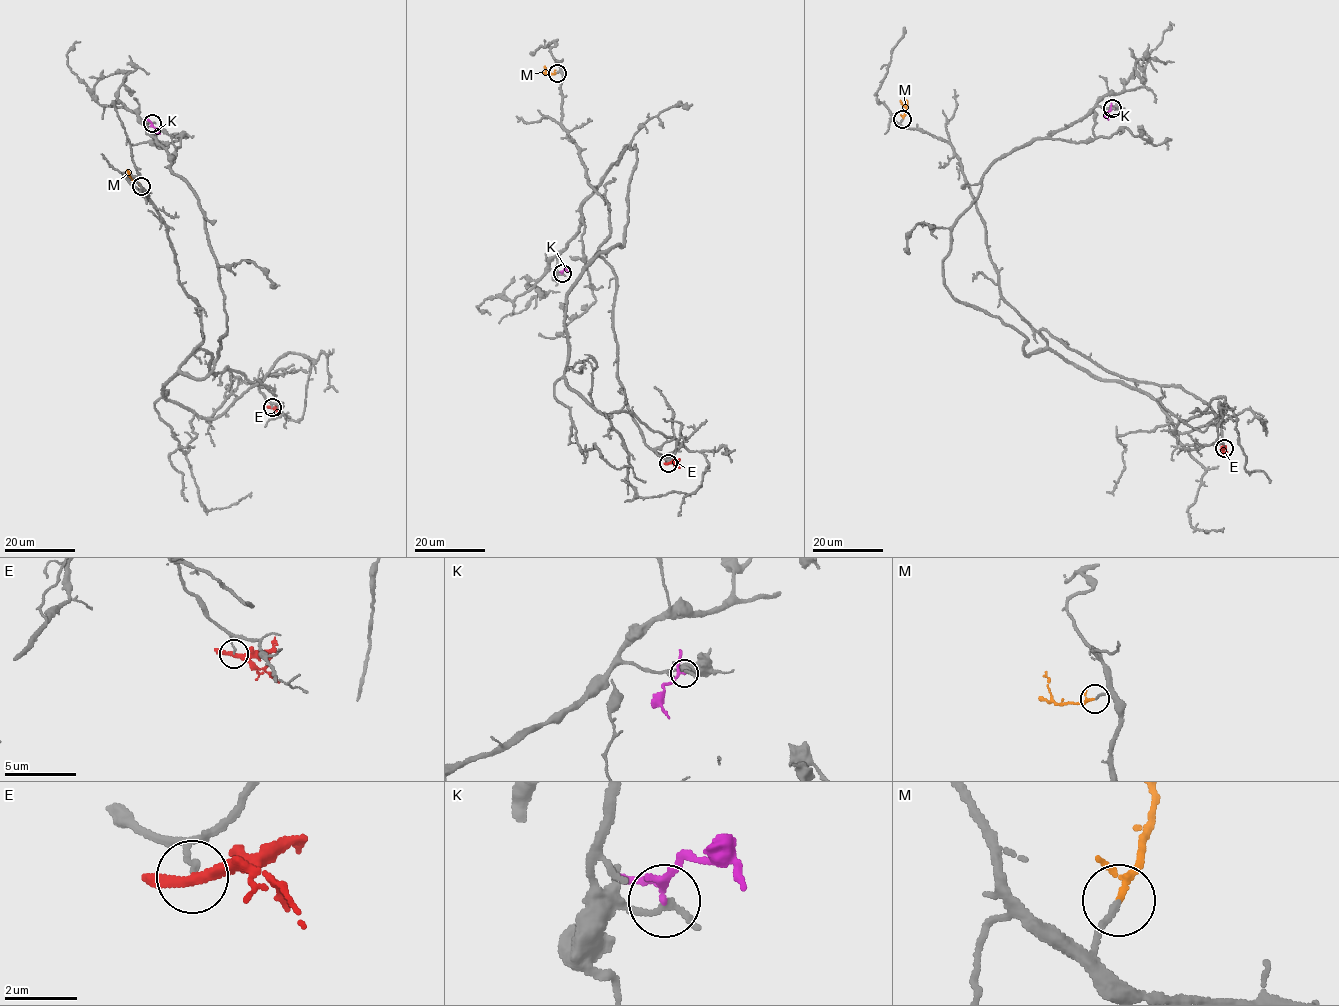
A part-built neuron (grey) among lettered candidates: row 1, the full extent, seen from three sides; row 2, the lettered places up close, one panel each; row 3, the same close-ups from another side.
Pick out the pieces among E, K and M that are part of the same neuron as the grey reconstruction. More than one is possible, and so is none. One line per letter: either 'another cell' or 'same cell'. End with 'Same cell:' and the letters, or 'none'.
E: another cell
K: another cell
M: same cell
Same cell: M

